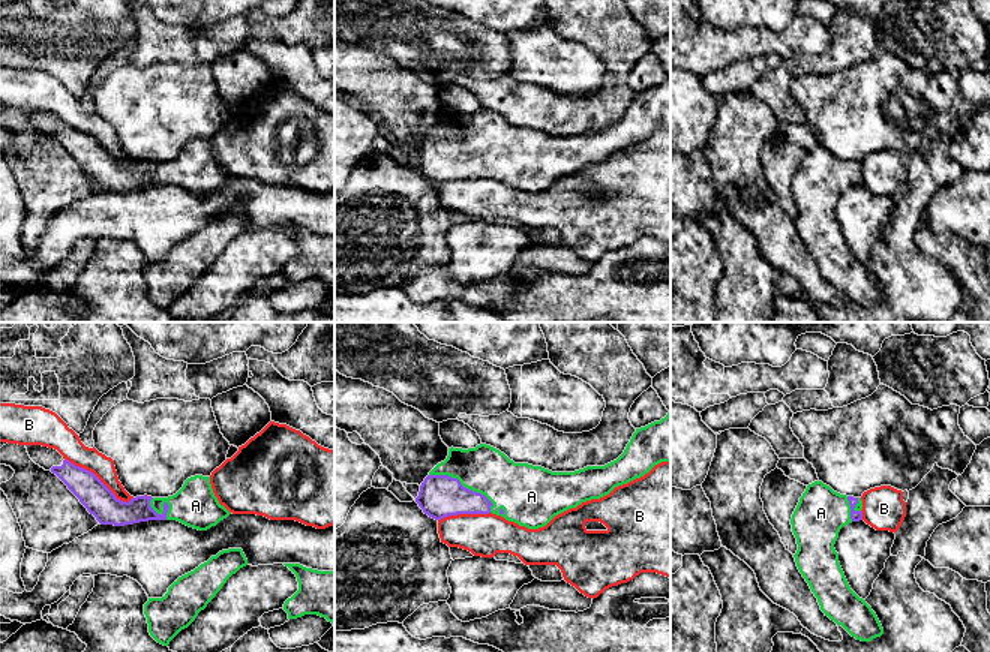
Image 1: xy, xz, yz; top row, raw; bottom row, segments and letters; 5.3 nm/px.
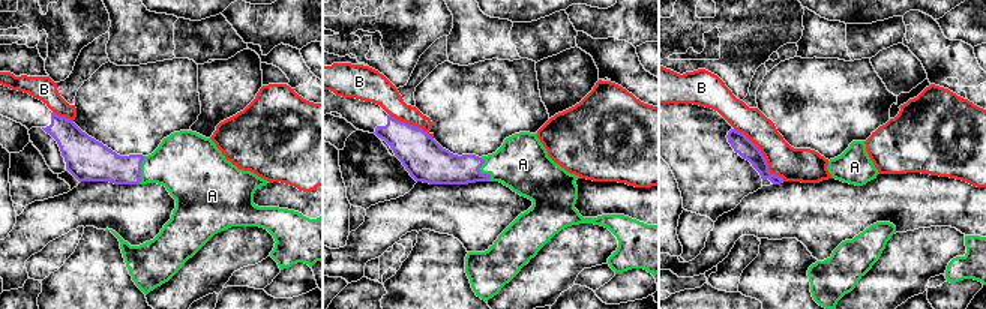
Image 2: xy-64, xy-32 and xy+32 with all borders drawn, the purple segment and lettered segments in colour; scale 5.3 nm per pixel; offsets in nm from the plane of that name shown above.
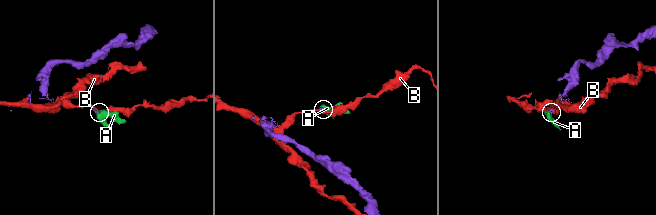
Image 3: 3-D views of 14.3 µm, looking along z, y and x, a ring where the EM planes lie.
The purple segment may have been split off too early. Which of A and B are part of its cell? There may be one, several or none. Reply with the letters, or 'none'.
A

